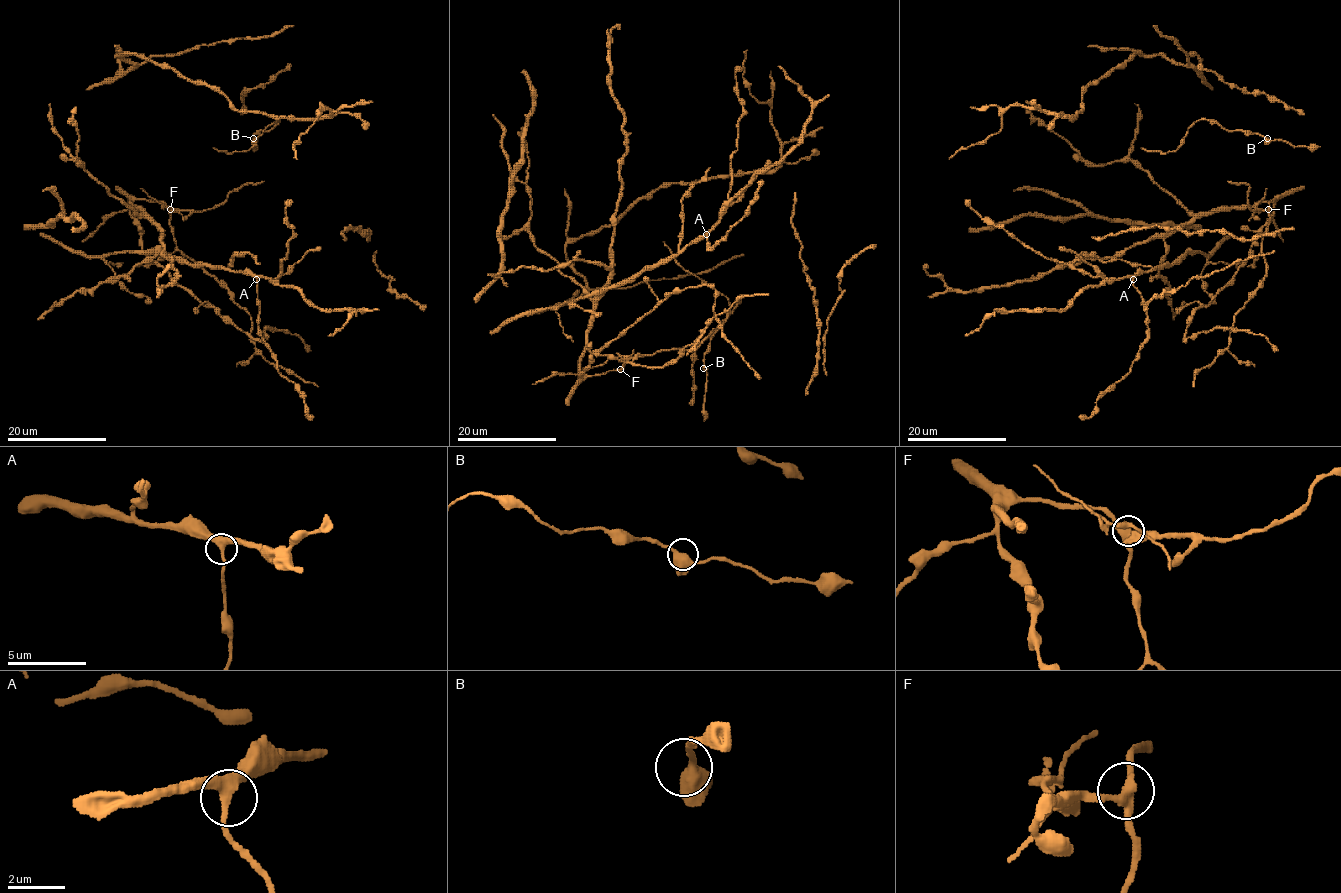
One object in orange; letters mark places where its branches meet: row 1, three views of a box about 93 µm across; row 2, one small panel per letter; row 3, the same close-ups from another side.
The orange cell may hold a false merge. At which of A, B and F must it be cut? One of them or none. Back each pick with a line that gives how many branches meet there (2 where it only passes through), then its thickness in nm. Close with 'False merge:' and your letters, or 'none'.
F: 3 | 360 nm
False merge: F

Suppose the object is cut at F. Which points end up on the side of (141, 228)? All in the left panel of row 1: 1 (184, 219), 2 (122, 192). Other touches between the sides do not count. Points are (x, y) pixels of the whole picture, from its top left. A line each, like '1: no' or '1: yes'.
1: no
2: yes

